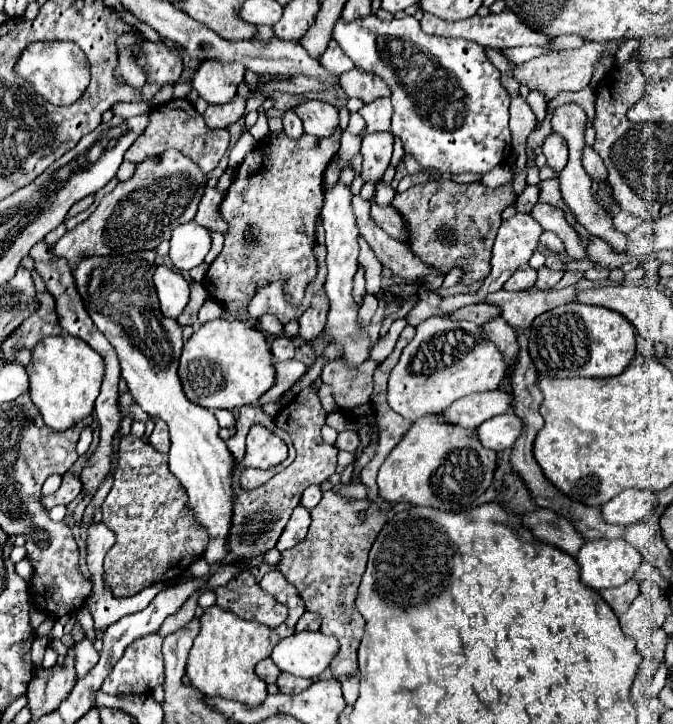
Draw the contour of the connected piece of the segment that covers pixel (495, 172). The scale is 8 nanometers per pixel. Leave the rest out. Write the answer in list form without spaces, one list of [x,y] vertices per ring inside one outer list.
[[[499,165],[492,169],[490,172],[484,174],[481,180],[482,183],[486,186],[490,188],[496,188],[510,182],[512,179],[512,174],[513,173],[511,172],[511,168],[509,166]]]

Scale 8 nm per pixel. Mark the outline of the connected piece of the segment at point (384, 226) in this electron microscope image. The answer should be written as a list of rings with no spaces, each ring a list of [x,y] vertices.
[[[373,204],[371,206],[371,218],[391,238],[395,238],[399,242],[407,242],[407,230],[403,226],[405,222],[397,214],[397,210],[393,210],[393,206],[377,206],[377,204]]]

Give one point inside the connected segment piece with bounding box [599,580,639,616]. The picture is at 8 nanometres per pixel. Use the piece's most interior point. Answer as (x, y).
(619, 599)

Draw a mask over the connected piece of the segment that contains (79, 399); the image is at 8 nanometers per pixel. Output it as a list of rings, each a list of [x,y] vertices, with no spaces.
[[[71,334],[47,336],[31,350],[31,362],[25,366],[29,374],[29,396],[39,406],[43,420],[53,430],[67,430],[93,412],[103,378],[103,358],[85,340]]]

